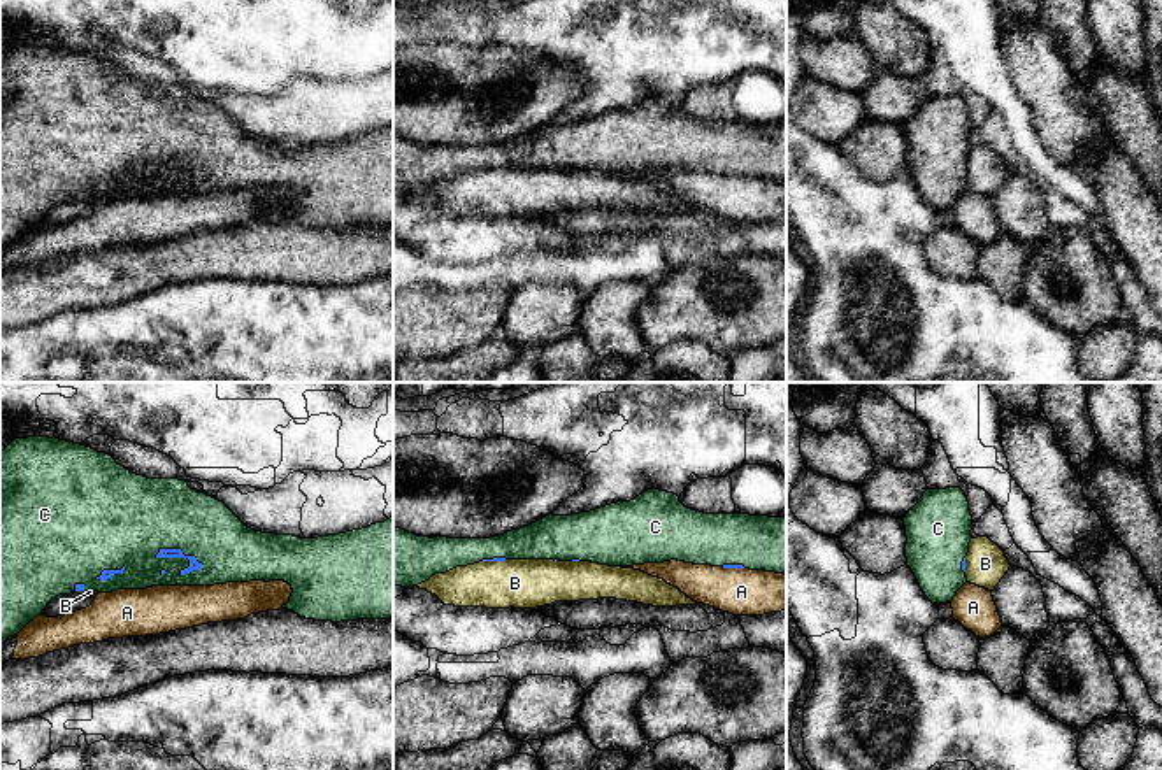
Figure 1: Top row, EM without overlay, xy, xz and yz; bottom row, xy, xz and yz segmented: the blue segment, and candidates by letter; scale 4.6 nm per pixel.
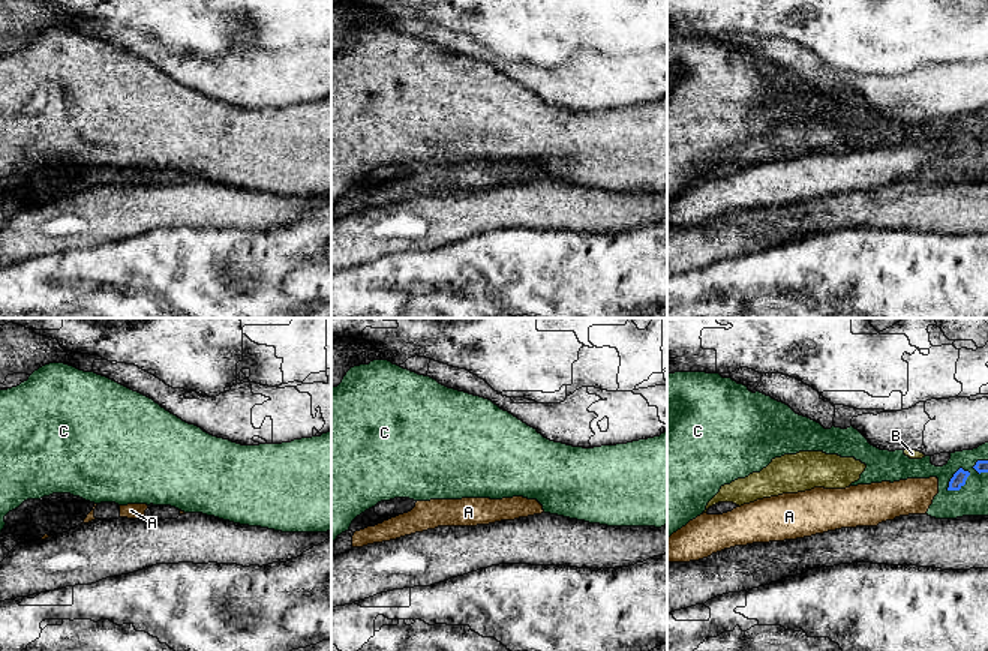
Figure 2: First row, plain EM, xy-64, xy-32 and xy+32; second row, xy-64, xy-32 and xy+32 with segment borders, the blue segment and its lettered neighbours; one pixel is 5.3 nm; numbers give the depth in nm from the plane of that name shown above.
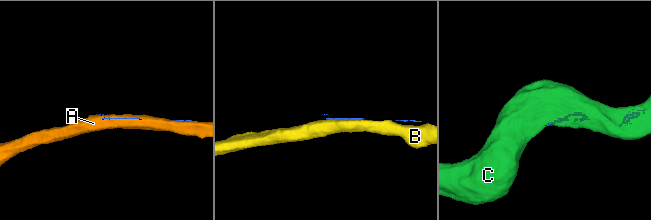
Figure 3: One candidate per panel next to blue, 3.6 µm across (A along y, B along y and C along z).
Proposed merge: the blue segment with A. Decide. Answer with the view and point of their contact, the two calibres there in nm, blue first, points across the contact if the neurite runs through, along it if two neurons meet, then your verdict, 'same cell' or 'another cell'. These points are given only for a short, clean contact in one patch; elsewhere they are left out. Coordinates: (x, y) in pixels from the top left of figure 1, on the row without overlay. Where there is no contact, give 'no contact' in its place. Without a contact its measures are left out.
xz (732, 174) | 20/220 nm | another cell

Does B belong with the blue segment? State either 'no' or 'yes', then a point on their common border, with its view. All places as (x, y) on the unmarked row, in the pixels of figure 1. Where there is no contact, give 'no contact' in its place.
no; contact xz (494, 167)

